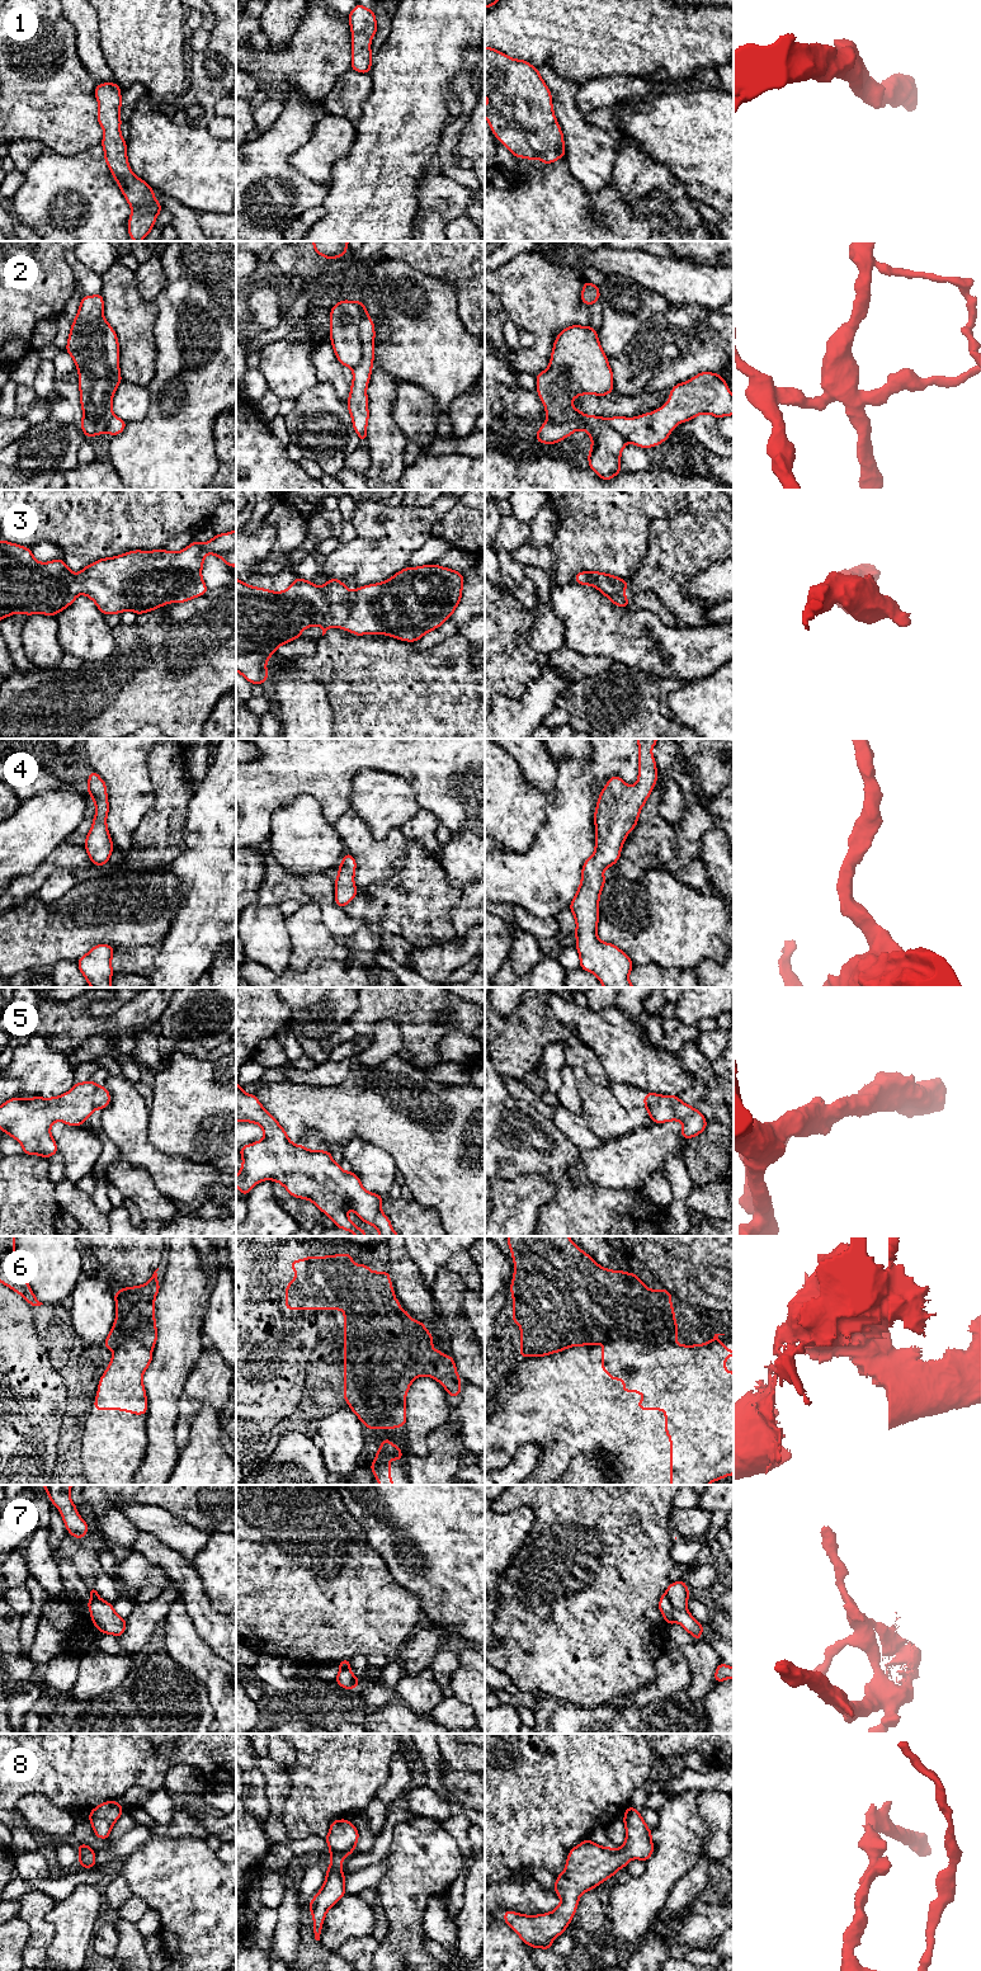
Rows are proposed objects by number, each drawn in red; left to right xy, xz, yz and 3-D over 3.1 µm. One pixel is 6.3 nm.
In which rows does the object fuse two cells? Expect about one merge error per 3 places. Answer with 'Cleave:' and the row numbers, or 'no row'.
Cleave: 2, 7

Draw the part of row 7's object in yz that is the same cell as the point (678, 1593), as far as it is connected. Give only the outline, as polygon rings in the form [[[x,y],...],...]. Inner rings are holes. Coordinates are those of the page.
[[[684,1580],[670,1584],[665,1595],[674,1608],[674,1621],[680,1623],[697,1641],[701,1641],[701,1633],[704,1631],[704,1627],[687,1609],[687,1602],[690,1594]]]

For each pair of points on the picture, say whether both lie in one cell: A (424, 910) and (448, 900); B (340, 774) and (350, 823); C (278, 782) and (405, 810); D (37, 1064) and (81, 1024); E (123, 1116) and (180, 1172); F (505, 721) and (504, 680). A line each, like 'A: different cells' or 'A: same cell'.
A: same cell
B: different cells
C: different cells
D: different cells
E: same cell
F: different cells

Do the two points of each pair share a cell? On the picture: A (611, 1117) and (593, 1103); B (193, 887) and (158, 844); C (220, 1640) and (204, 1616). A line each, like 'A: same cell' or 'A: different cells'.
A: same cell
B: different cells
C: same cell

